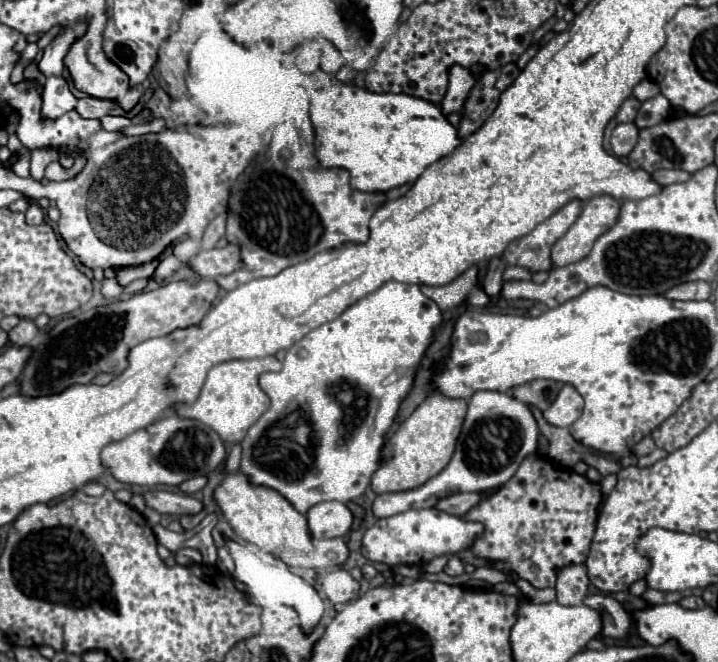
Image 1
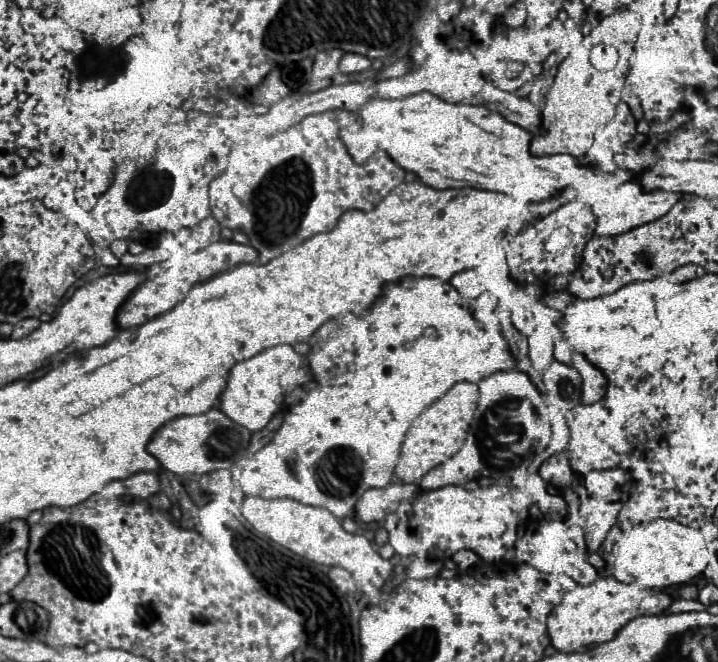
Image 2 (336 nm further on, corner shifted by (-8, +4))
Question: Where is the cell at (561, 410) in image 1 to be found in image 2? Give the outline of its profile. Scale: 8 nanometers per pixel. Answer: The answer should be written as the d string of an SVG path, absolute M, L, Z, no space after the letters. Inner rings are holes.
M575 354L571 364L579 370L581 374L581 396L585 404L593 404L599 402L605 396L605 374L595 368L595 364L591 364L585 356Z

